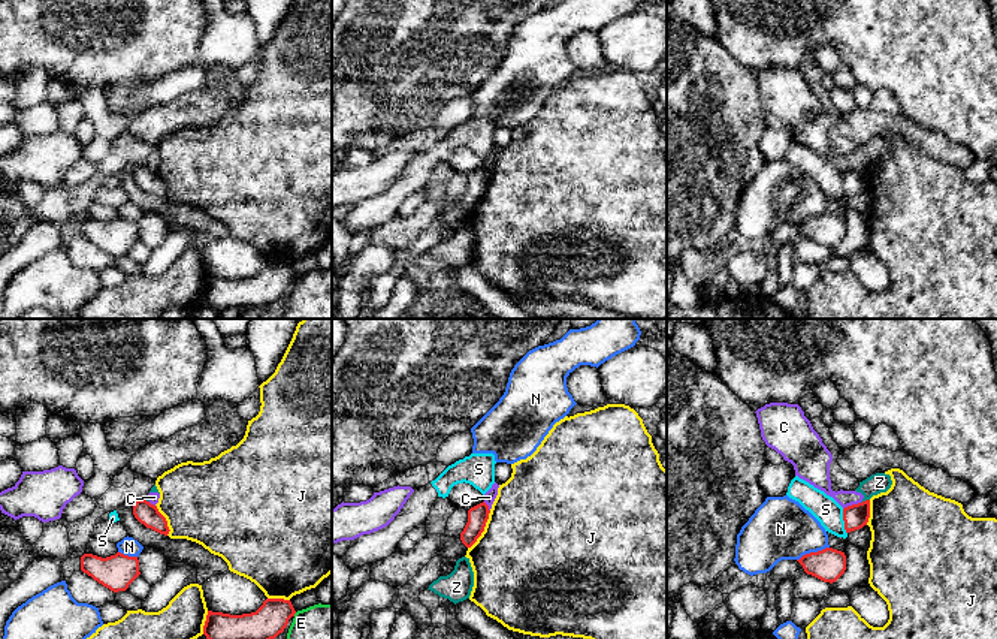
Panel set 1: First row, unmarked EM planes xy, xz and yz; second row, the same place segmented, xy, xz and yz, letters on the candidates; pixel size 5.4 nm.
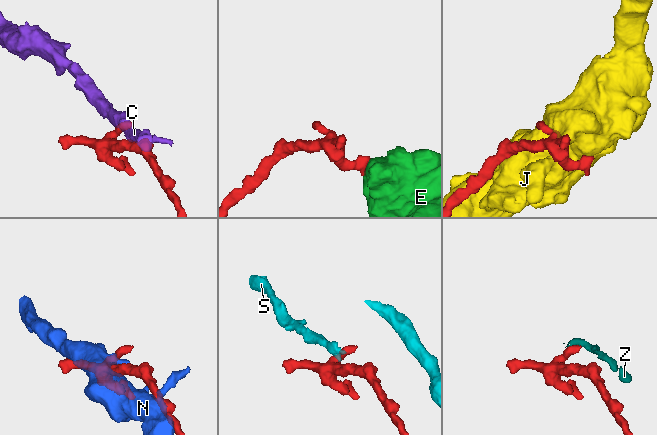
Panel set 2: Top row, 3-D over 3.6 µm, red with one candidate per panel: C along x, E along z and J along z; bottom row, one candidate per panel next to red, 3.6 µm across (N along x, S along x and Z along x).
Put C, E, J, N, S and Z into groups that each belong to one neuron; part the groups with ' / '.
C Z / E / J / N / S

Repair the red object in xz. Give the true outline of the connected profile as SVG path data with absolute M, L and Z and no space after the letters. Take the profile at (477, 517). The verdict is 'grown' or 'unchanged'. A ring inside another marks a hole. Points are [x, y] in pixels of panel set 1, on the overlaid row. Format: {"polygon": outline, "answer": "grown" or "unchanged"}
{"polygon": "M484 501L468 510L468 522L460 533L460 540L466 548L471 548L484 531L489 513L489 506Z", "answer": "unchanged"}

